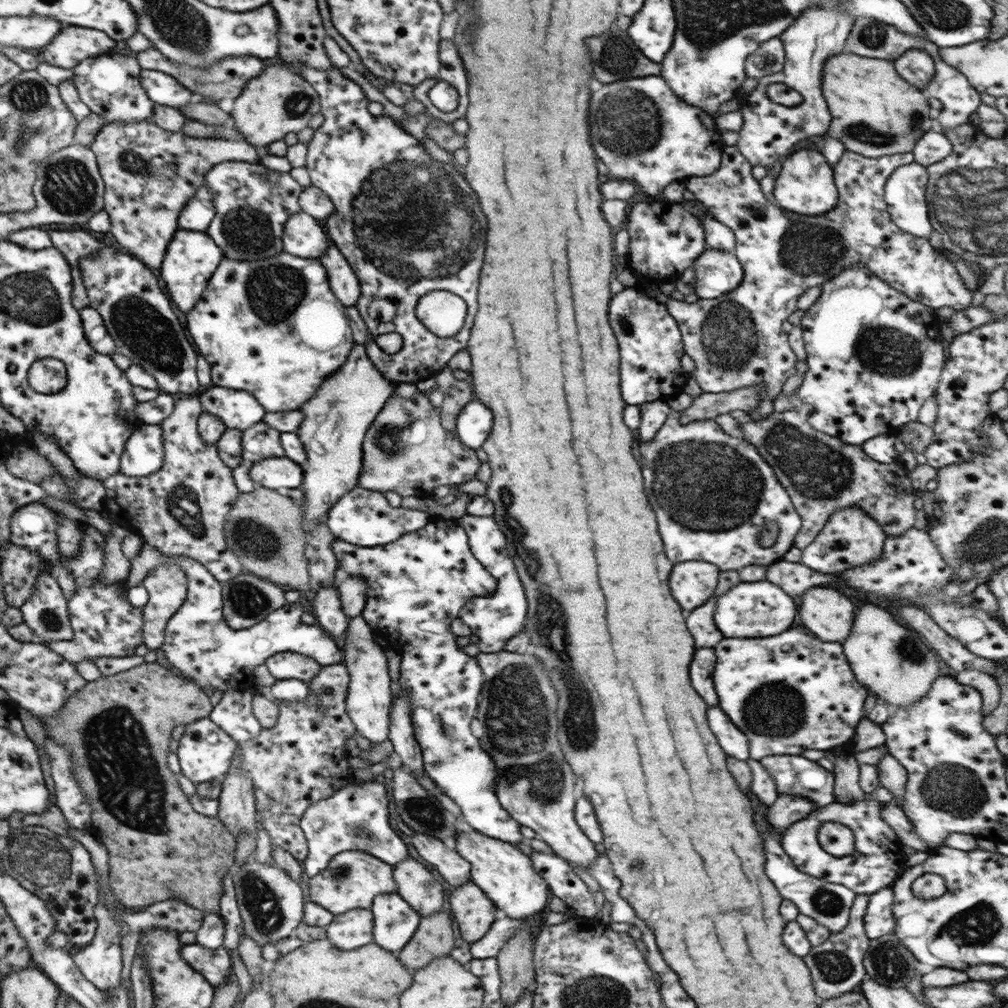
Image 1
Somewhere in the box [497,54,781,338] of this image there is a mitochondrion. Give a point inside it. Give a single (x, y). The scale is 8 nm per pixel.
(627, 121)

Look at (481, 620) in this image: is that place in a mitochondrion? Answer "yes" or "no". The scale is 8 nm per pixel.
no

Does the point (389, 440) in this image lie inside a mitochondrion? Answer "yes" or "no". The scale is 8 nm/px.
yes

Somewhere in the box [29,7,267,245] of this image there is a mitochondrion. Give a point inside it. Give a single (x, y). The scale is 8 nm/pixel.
(67, 185)

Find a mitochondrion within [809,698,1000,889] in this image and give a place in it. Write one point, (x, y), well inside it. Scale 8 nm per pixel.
(954, 789)

